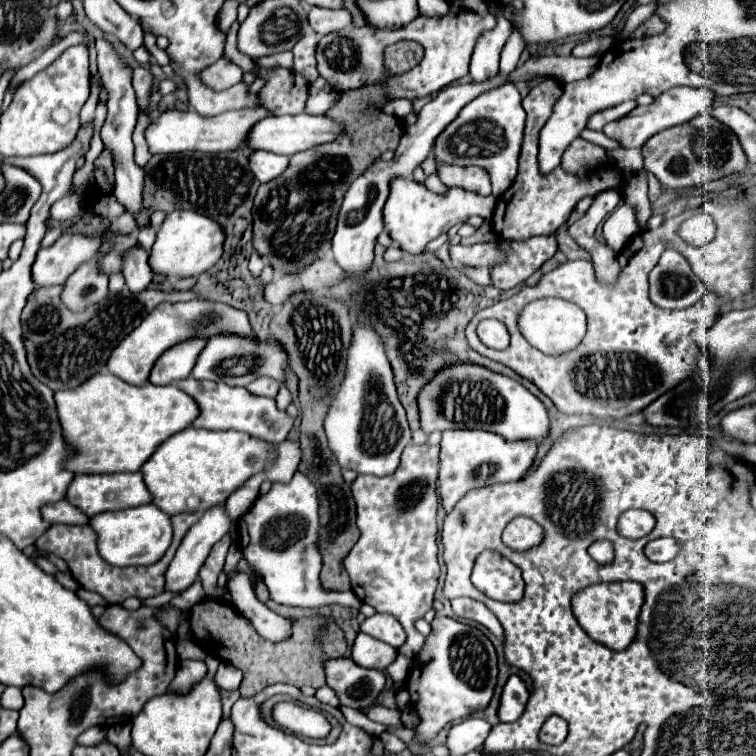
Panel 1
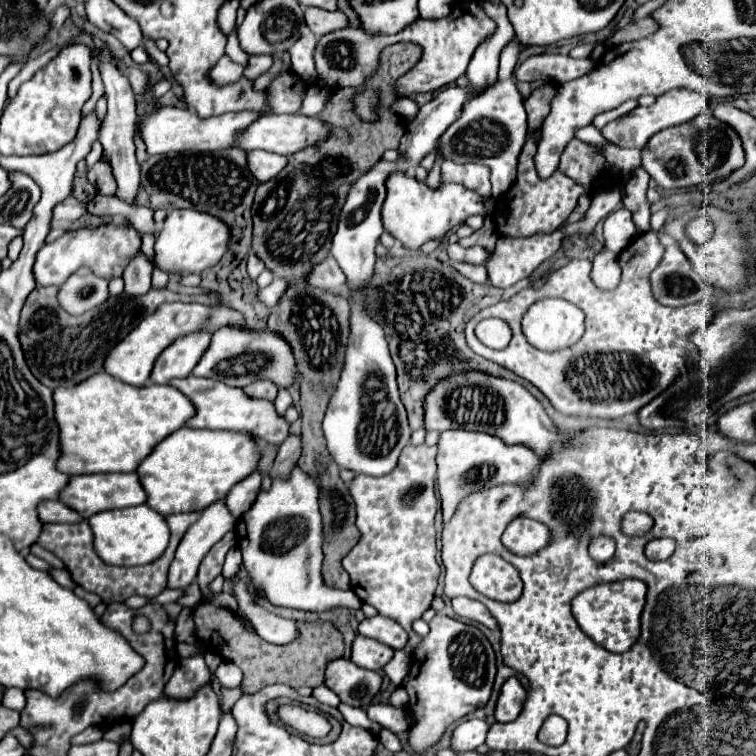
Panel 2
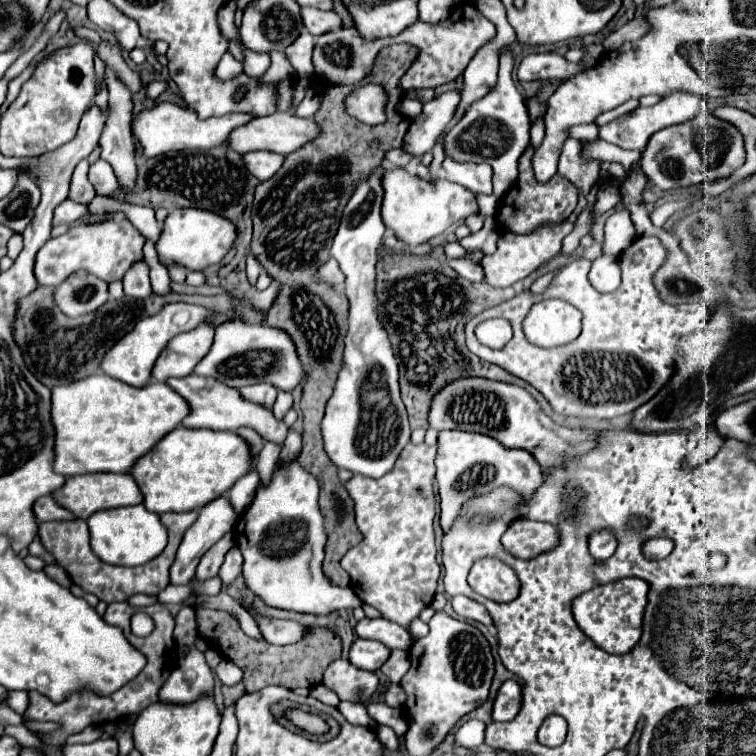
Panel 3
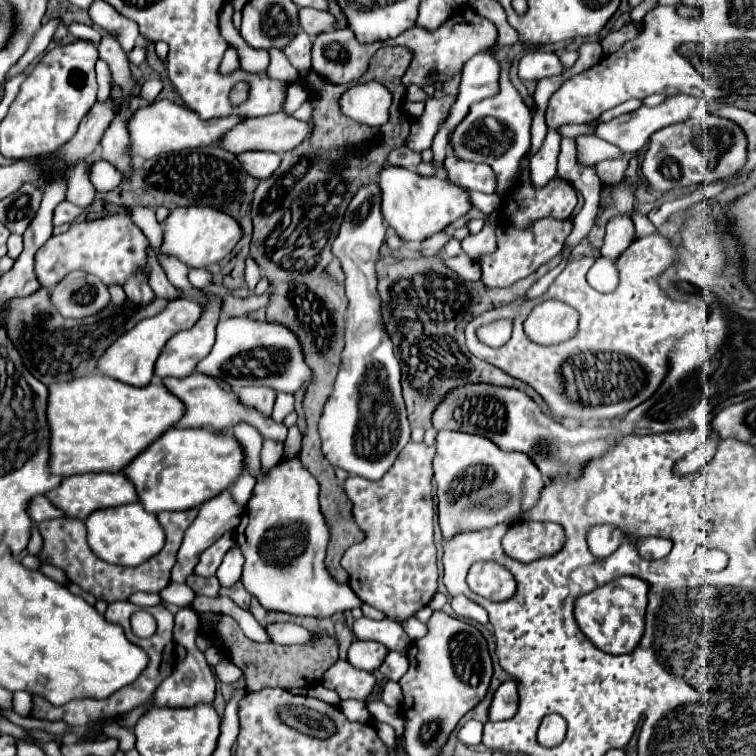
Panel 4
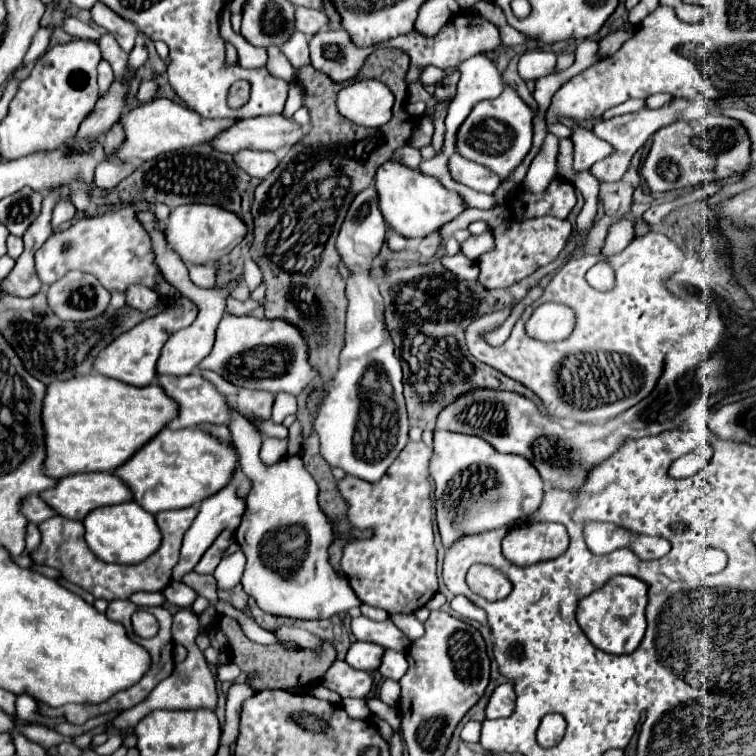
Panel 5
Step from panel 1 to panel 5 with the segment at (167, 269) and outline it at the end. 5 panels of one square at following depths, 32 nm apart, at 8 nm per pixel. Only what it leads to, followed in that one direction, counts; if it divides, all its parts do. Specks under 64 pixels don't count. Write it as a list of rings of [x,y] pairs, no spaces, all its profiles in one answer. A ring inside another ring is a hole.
[[[188,204],[172,210],[166,222],[166,234],[168,246],[174,248],[184,262],[206,264],[230,254],[248,234],[248,226],[240,216],[226,208],[220,208],[218,204]]]

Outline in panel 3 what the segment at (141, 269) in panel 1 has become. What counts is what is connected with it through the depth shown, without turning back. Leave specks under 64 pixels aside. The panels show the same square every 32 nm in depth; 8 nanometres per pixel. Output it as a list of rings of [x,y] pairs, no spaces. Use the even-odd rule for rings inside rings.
[[[138,262],[134,264],[128,274],[124,276],[124,292],[130,298],[148,298],[152,294],[150,280],[148,280],[148,264]]]

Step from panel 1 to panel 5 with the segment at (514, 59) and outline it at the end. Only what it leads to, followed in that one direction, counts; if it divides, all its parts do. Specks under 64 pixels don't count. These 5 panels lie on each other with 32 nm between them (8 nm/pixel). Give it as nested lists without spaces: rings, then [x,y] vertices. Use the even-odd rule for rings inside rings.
[[[506,88],[494,100],[478,102],[458,130],[460,156],[490,168],[500,178],[506,178],[510,170],[514,170],[530,152],[534,136],[534,116],[534,110],[512,88]]]

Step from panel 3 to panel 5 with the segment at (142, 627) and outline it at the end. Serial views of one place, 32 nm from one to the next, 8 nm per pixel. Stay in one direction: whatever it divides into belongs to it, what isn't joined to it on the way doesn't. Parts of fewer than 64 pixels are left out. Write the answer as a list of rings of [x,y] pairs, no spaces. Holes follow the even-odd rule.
[[[138,610],[131,618],[134,633],[143,638],[155,636],[159,630],[159,624],[154,615],[146,610]]]

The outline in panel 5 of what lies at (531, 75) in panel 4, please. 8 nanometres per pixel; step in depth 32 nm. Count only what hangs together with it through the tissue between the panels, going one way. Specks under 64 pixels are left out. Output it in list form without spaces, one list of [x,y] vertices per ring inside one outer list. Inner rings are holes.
[[[530,50],[520,56],[518,62],[518,74],[524,80],[536,80],[542,76],[548,76],[554,72],[556,66],[556,54],[554,52],[544,52],[544,50]]]

